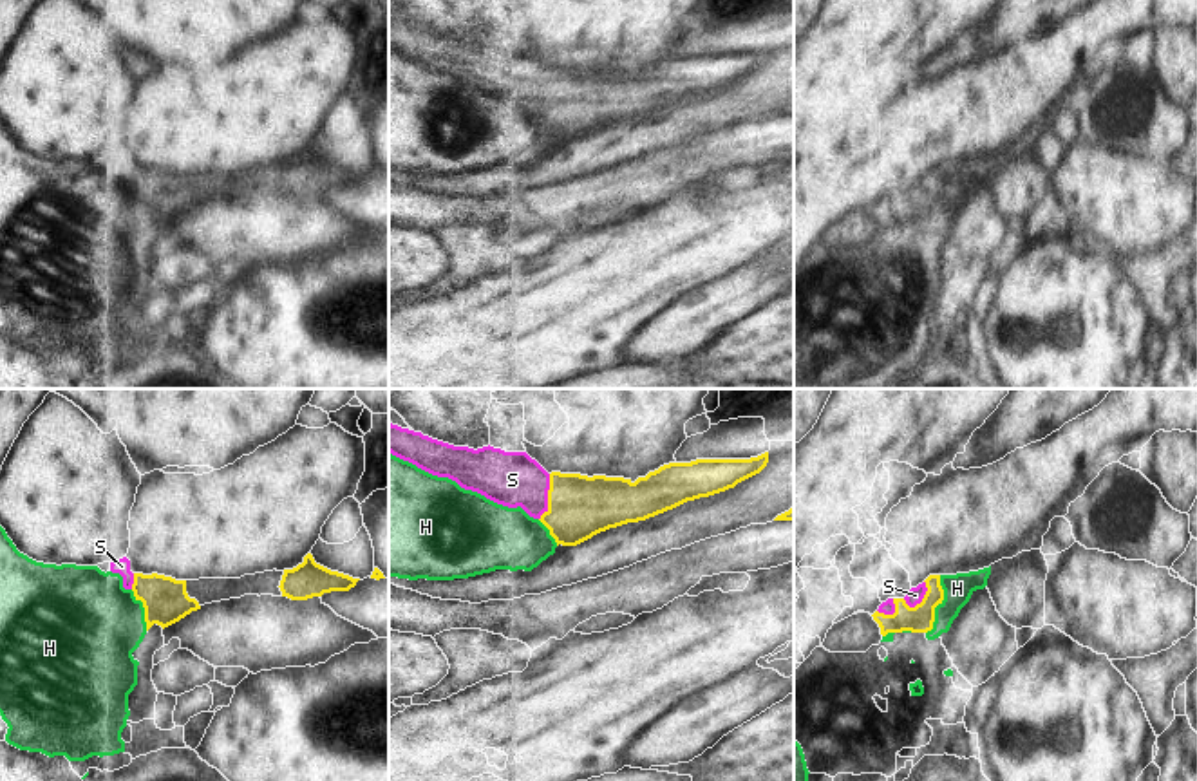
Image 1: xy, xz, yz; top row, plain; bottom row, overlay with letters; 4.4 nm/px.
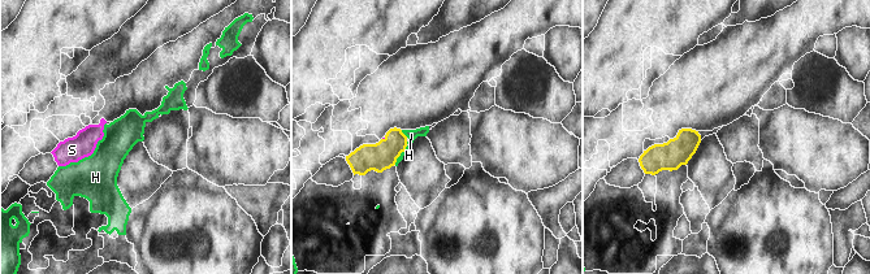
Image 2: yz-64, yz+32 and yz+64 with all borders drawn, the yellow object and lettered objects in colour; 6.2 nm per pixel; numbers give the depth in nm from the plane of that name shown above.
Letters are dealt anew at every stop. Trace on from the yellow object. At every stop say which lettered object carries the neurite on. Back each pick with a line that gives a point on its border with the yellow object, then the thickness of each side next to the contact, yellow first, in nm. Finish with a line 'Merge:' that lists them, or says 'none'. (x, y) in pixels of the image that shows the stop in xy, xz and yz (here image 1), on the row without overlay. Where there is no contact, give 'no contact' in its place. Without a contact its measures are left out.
S: contact xz (548, 93); calibres 280 and 240 nm
Merge: S

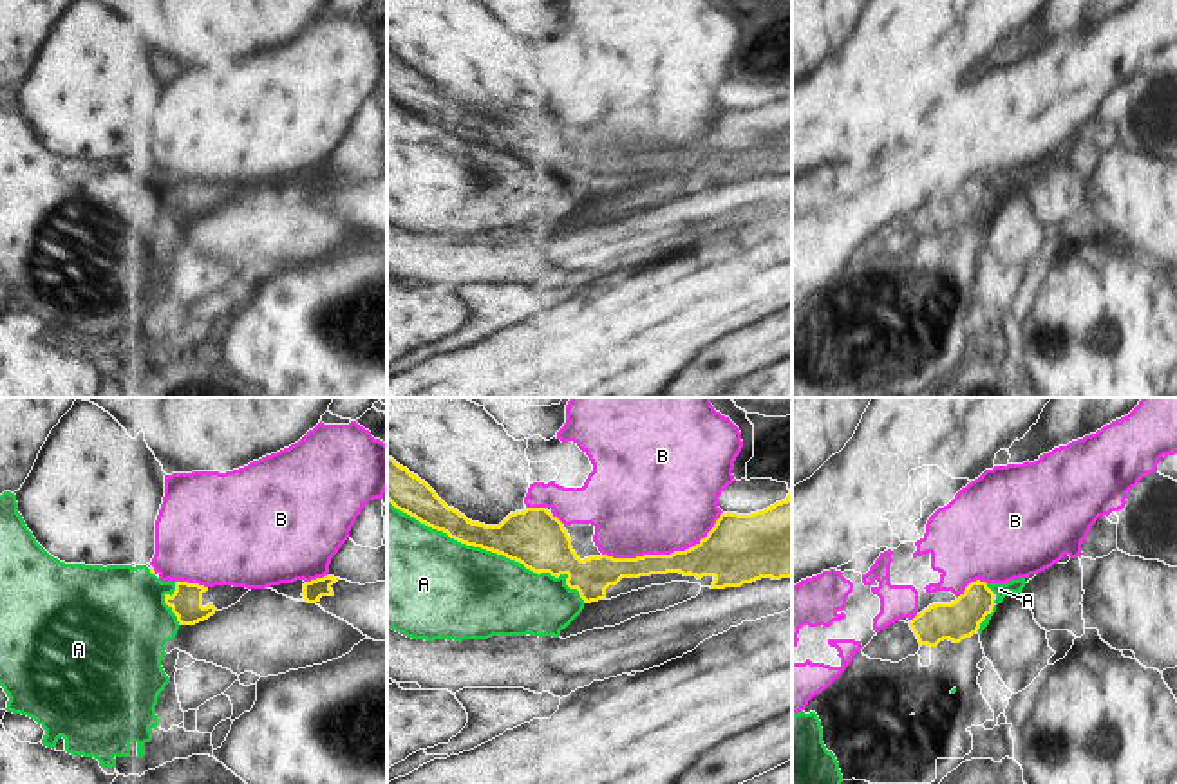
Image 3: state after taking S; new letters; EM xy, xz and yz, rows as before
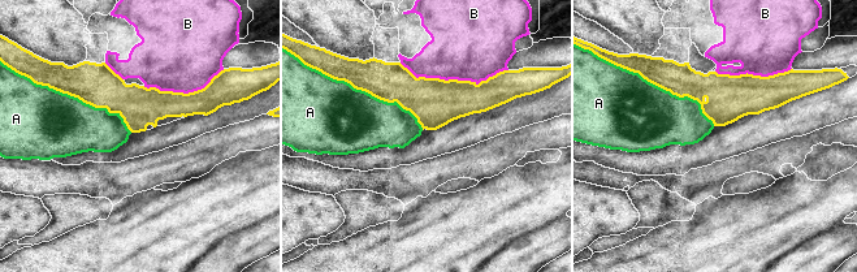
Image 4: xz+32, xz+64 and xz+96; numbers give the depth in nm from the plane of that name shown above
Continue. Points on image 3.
Merge: none

